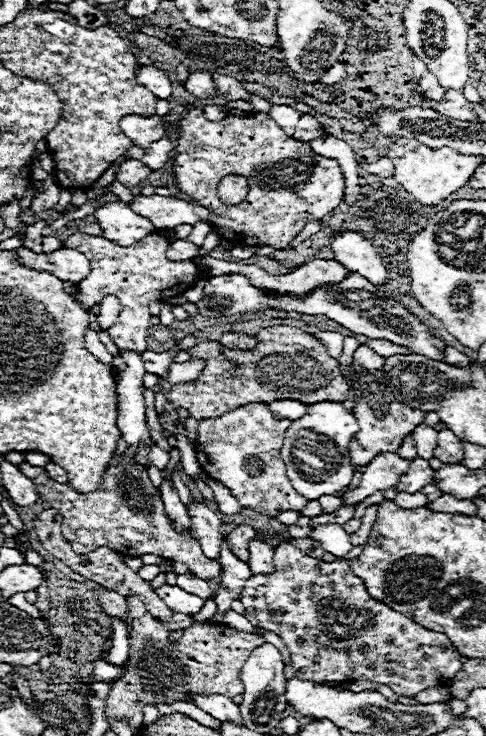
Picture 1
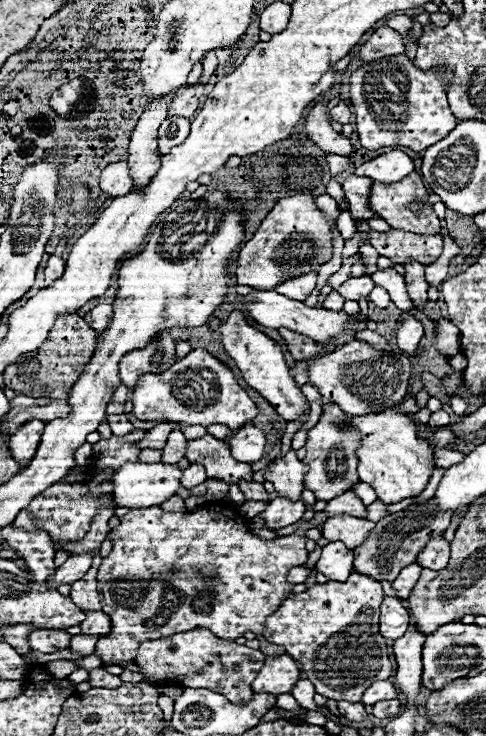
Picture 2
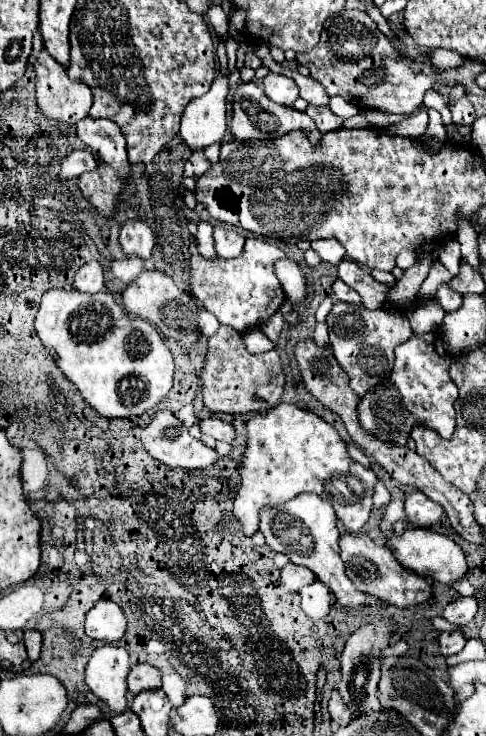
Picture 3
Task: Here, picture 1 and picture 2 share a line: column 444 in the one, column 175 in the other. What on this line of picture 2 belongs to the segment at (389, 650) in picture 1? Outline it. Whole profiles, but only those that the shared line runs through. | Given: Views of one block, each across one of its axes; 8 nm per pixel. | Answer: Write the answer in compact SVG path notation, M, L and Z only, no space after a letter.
M196 628L172 638L148 640L140 646L136 664L146 680L158 680L160 684L176 684L188 688L212 688L222 692L230 702L242 704L252 698L252 680L262 668L266 656L260 650L236 644L234 640L222 640L208 628Z

